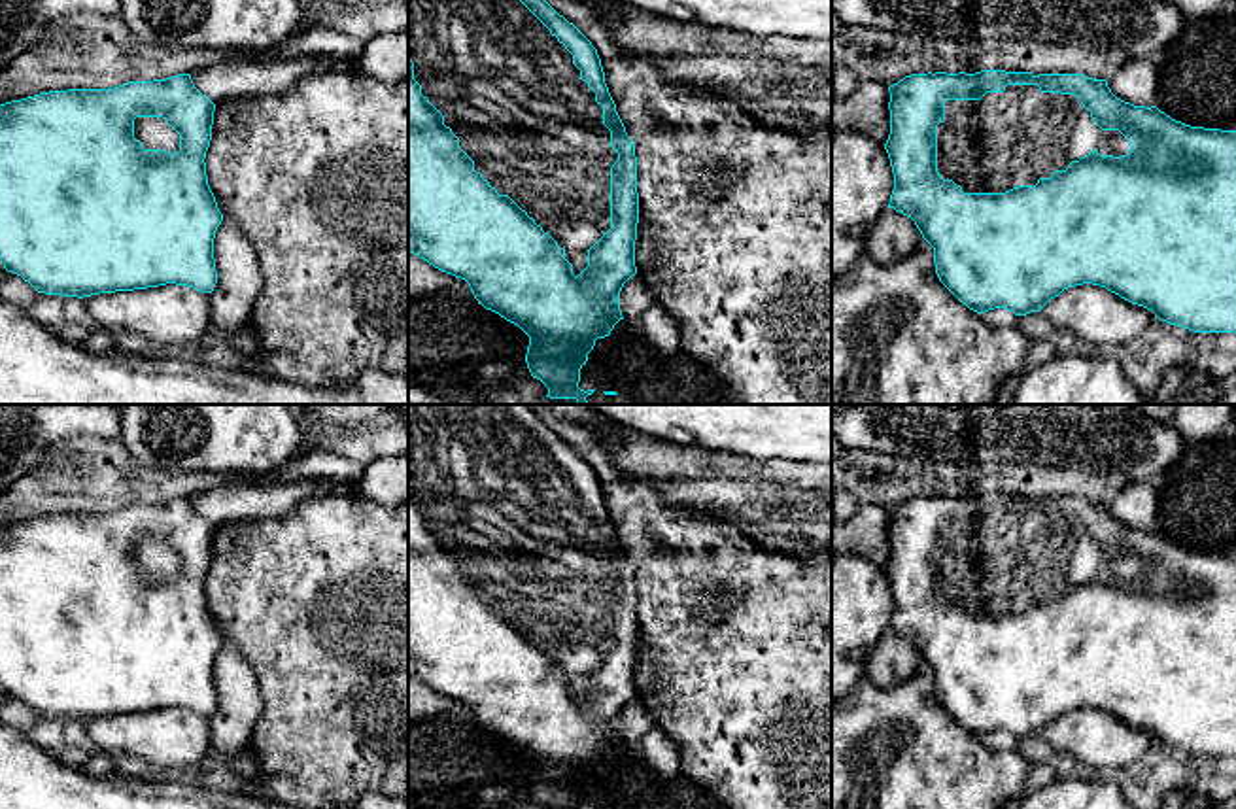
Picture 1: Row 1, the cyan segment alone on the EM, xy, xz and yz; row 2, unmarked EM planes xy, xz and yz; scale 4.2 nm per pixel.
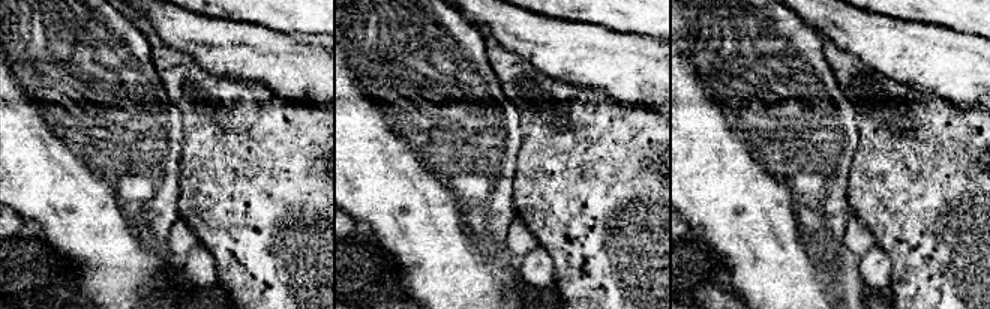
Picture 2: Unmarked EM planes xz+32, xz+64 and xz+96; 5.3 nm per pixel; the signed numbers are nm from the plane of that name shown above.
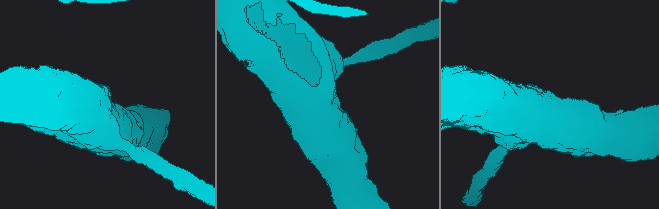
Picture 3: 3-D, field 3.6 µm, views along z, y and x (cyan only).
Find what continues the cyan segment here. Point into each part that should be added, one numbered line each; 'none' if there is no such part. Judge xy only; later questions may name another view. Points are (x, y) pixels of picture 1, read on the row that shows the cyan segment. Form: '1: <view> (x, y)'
1: xy (154, 133)

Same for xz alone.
1: xz (507, 87)

